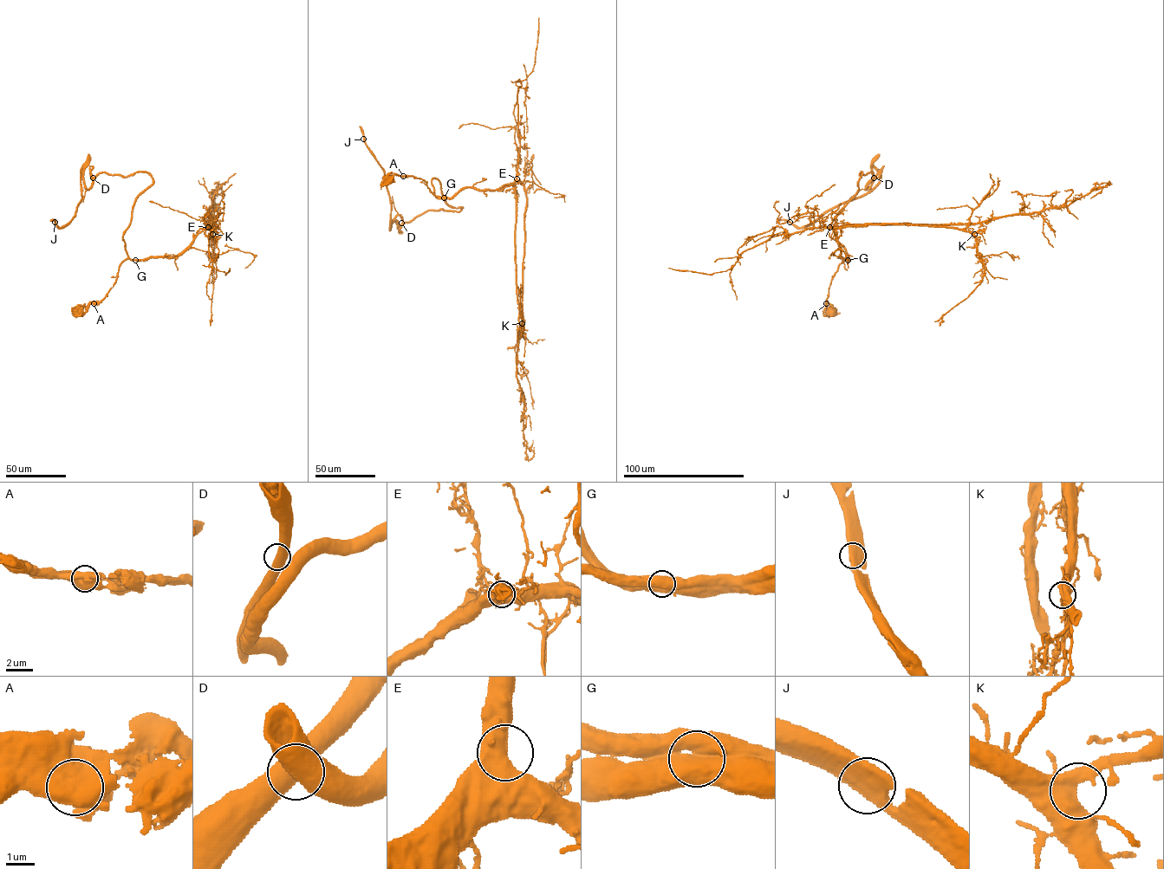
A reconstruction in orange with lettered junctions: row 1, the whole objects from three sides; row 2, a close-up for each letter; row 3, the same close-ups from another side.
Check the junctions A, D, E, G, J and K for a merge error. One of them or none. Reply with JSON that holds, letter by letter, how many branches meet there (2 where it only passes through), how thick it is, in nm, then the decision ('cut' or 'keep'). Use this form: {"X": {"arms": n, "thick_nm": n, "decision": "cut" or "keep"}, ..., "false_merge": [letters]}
{"A": {"arms": 3, "thick_nm": 650, "decision": "keep"}, "D": {"arms": 3, "thick_nm": 440, "decision": "keep"}, "E": {"arms": 3, "thick_nm": 480, "decision": "keep"}, "G": {"arms": 3, "thick_nm": 650, "decision": "keep"}, "J": {"arms": 3, "thick_nm": 550, "decision": "keep"}, "K": {"arms": 3, "thick_nm": 480, "decision": "keep"}, "false_merge": []}

